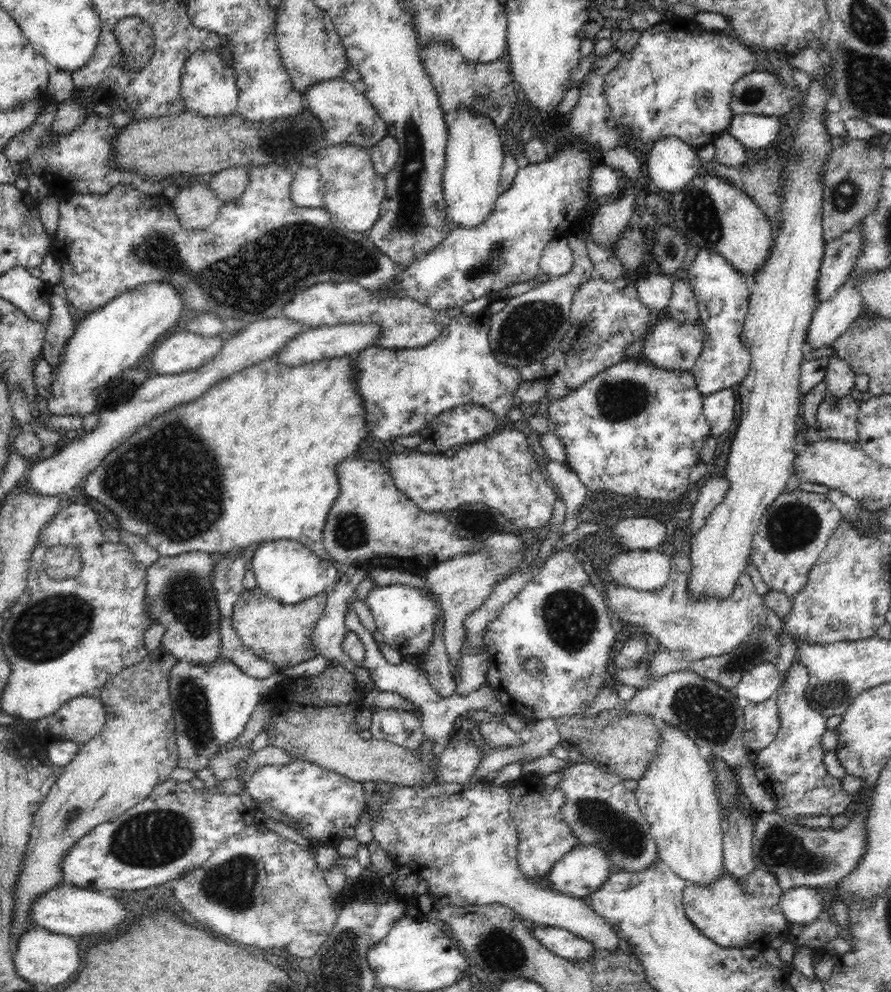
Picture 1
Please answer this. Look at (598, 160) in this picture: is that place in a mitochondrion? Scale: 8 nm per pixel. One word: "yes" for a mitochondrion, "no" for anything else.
no

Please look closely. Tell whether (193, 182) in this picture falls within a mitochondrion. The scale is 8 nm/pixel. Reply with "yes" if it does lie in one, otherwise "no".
no

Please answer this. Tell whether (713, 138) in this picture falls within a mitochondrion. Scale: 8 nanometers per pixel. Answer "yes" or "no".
no

